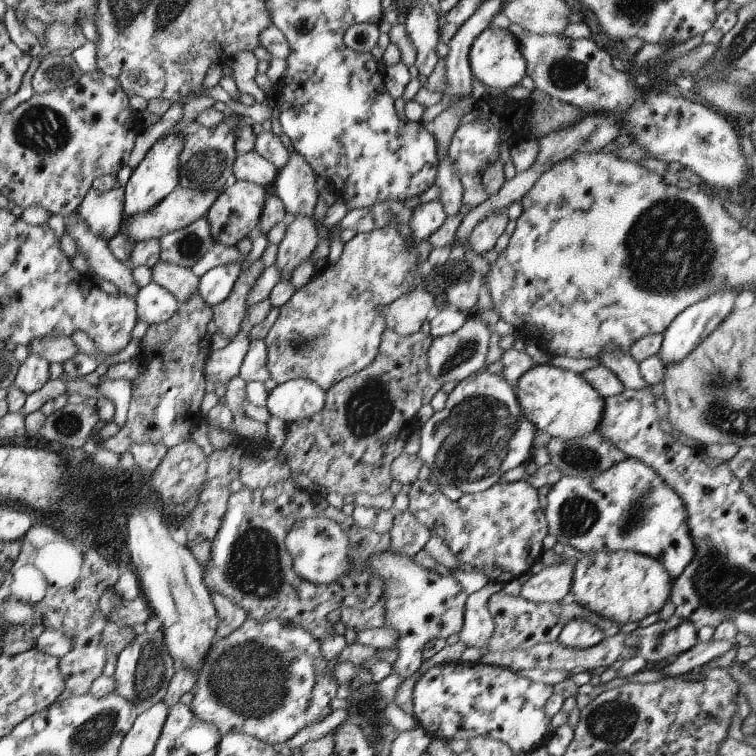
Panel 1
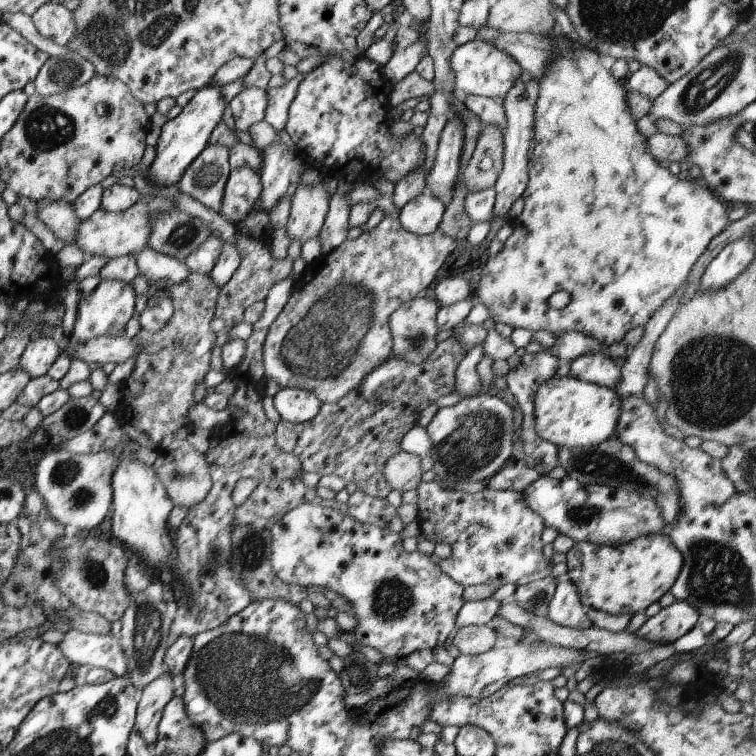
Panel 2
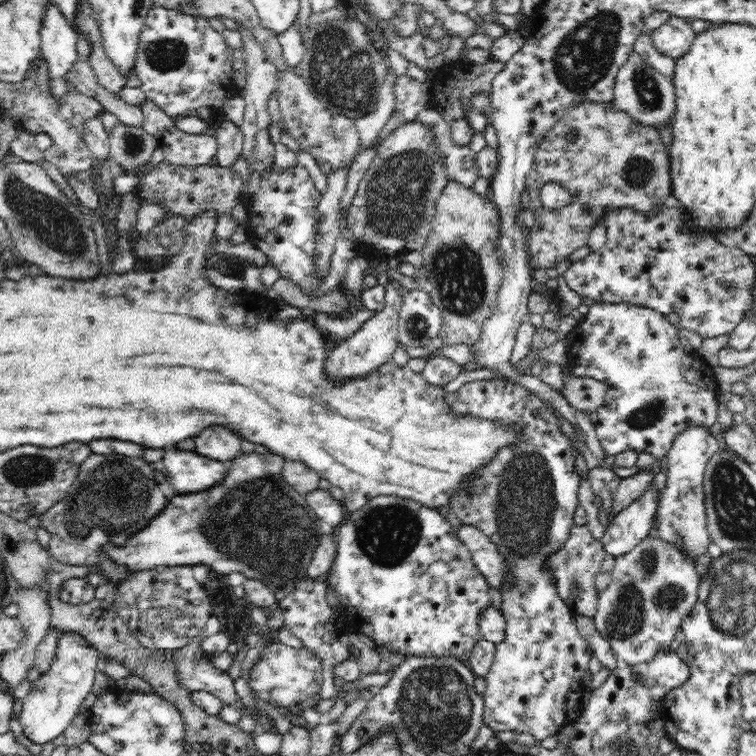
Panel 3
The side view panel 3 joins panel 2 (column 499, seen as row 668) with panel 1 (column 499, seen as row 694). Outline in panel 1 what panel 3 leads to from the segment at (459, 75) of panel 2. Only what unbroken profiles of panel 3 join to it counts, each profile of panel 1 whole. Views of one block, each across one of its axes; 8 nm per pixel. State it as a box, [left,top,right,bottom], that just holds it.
[468,26,526,90]

